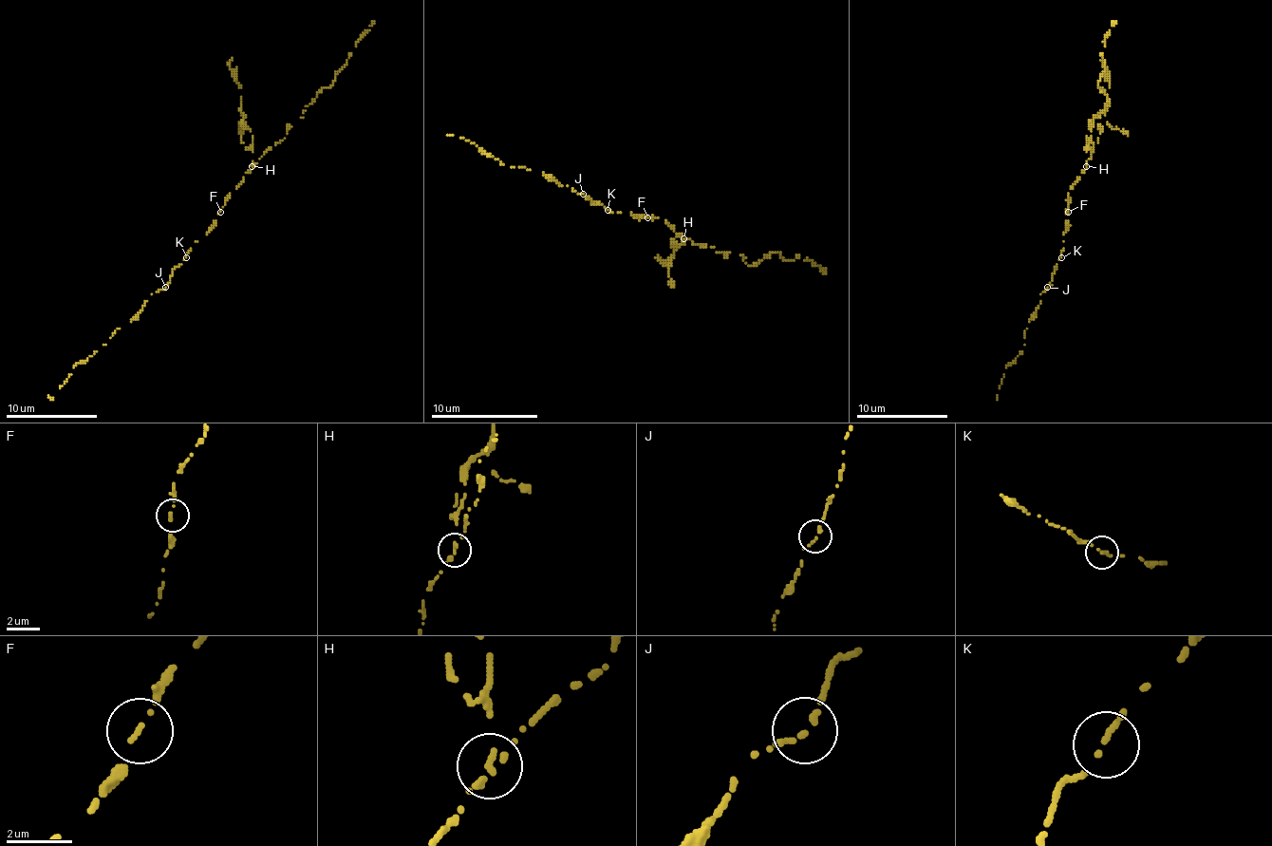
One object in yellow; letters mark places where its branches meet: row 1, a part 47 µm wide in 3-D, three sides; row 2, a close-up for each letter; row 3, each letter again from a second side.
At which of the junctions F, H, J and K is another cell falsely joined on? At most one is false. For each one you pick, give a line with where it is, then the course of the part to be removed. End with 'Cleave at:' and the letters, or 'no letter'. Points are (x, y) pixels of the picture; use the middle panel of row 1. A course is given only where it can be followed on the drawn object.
H: place (683, 238); course (684, 239), (684, 244), (677, 244), (671, 266), (658, 257), (661, 257)
Cleave at: H

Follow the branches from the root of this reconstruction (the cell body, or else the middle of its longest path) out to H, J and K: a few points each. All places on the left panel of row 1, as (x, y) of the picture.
H: (220, 212), (225, 197), (236, 189), (252, 165)
J: (220, 212), (212, 230), (196, 241), (181, 264), (172, 272), (165, 287)
K: (220, 212), (212, 230), (196, 241), (186, 257)

